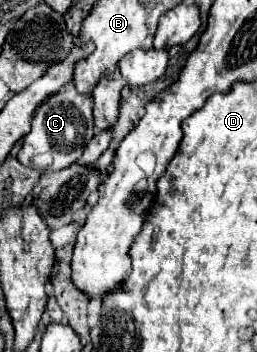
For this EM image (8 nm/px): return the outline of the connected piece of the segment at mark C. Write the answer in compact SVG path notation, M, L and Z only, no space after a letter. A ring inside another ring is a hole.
M67 84L57 94L49 96L35 110L35 116L31 122L31 132L23 136L23 146L17 154L17 160L23 166L29 166L35 158L45 158L45 162L41 164L41 168L45 168L45 170L63 170L63 168L69 168L77 160L79 160L79 164L93 164L107 150L107 146L111 142L111 132L103 130L93 136L91 108L93 108L91 96L79 94L73 84ZM89 140L91 140L91 144L89 144Z

